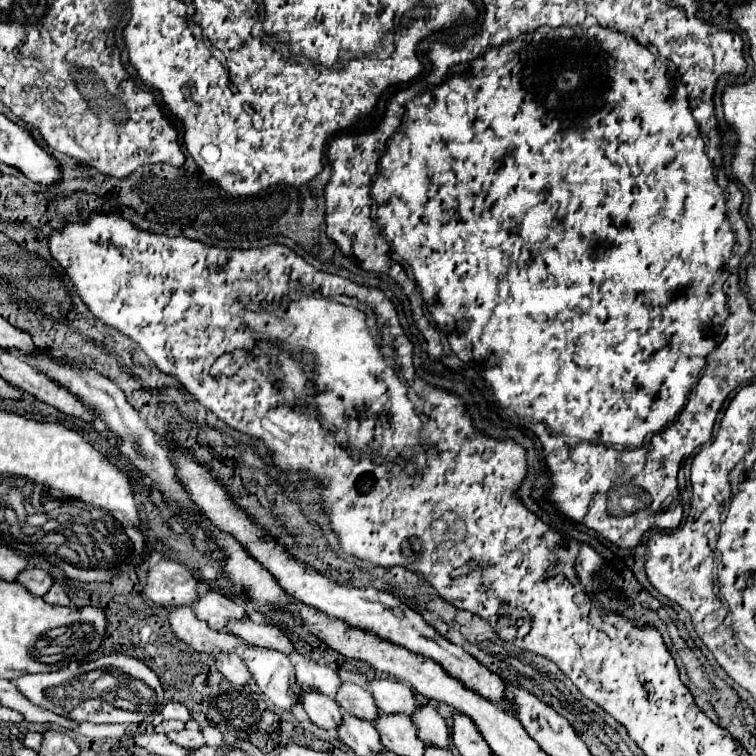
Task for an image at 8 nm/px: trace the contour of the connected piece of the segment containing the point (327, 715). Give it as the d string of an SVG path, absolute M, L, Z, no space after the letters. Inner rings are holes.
M303 691L301 693L301 705L305 713L309 715L309 721L323 729L335 729L335 723L339 723L339 705L333 697L327 697L319 691Z

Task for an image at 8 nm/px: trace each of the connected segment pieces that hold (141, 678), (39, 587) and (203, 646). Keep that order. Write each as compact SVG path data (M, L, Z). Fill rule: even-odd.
M121 653L85 663L75 673L71 669L61 669L55 673L21 675L17 679L17 687L35 705L69 715L69 719L89 723L141 723L163 707L163 687L157 675L143 661ZM91 671L99 671L97 681L91 681Z
M27 567L27 571L23 571L23 575L19 575L17 583L21 583L23 587L27 587L29 593L33 593L37 597L43 597L49 591L49 587L53 585L53 579L43 569L37 569L37 567L31 569L31 567Z
M177 607L169 611L169 623L175 635L191 645L199 653L217 655L223 651L235 651L235 645L239 643L237 637L233 637L227 631L211 629L207 623L195 619L195 613L191 607Z

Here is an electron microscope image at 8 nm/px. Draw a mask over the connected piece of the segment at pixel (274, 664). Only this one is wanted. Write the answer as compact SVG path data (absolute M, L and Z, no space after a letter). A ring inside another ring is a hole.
M249 645L243 651L243 661L253 675L257 687L281 709L291 711L297 703L297 697L291 693L291 681L295 679L295 671L287 655Z

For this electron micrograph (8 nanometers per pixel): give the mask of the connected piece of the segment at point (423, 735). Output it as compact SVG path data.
M421 705L415 709L411 715L413 725L417 727L417 735L425 745L435 745L435 747L449 747L449 727L445 719L431 707L431 705Z

